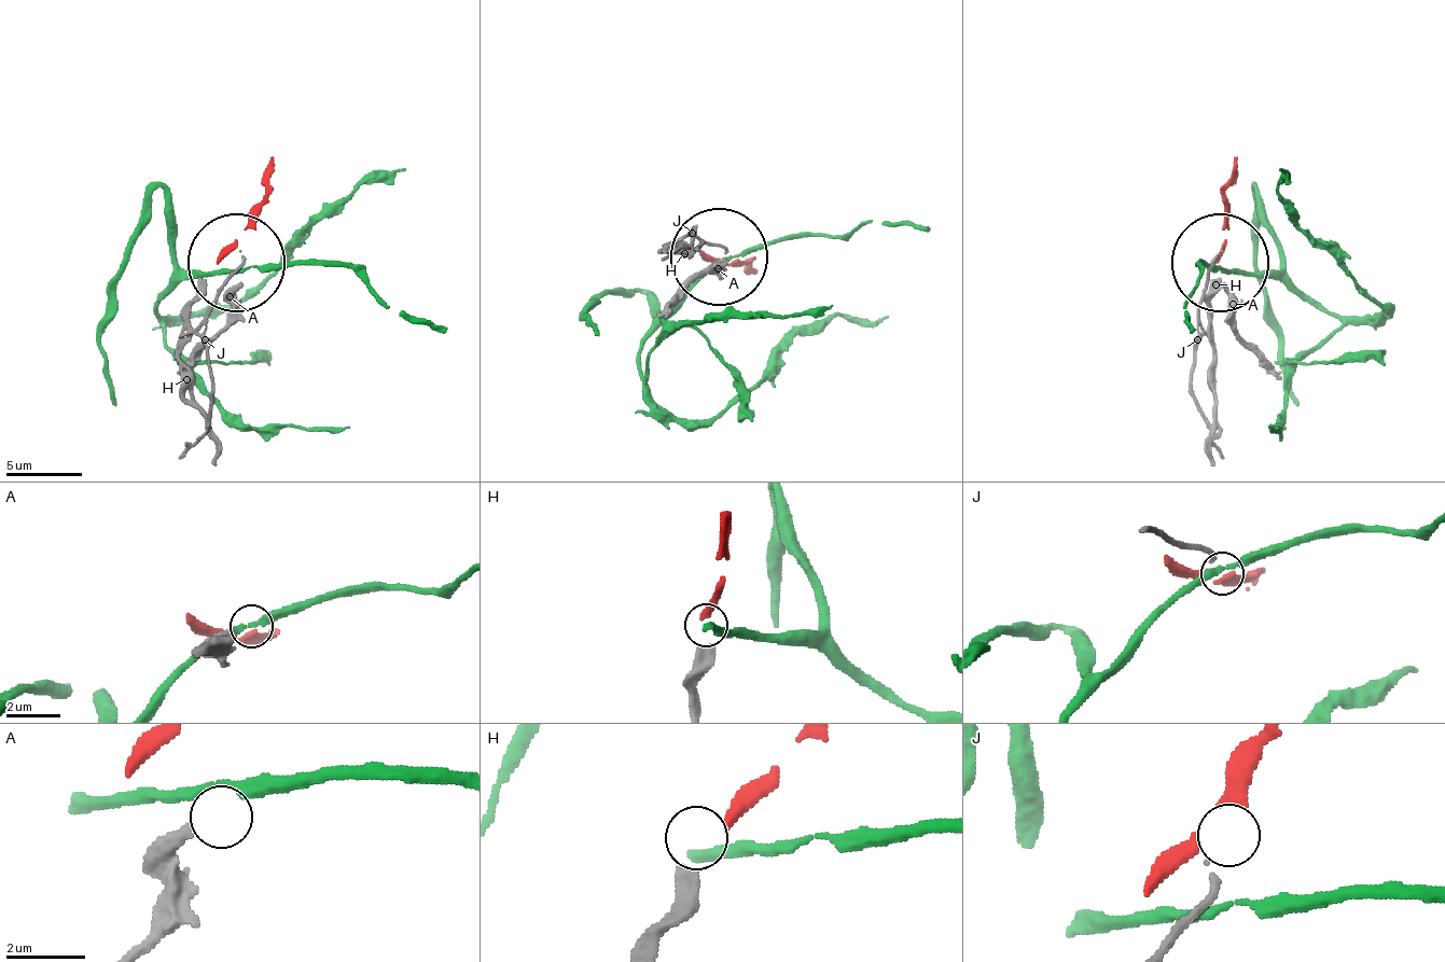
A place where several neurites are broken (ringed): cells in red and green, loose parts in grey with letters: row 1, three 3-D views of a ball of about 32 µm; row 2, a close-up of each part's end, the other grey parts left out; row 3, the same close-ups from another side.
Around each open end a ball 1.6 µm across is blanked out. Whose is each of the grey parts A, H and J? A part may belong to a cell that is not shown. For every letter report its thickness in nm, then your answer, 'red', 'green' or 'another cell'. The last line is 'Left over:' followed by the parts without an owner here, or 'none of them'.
A: calibre 300 nm; another cell
H: calibre 480 nm; red
J: calibre 120 nm; another cell
Left over: A, J

